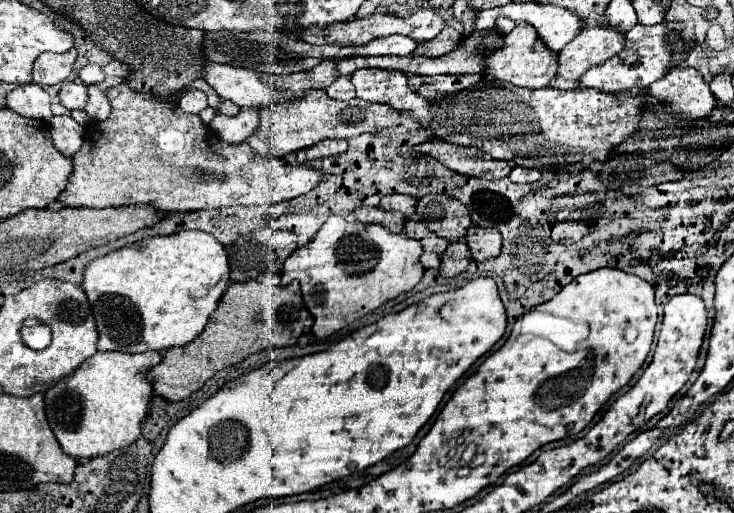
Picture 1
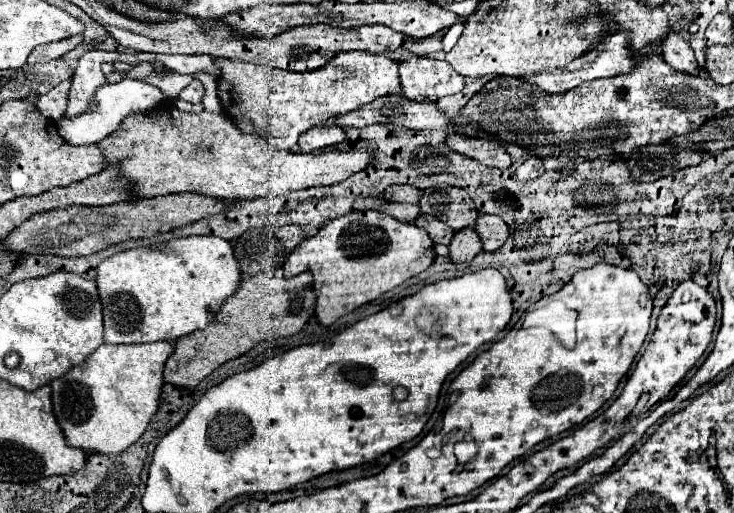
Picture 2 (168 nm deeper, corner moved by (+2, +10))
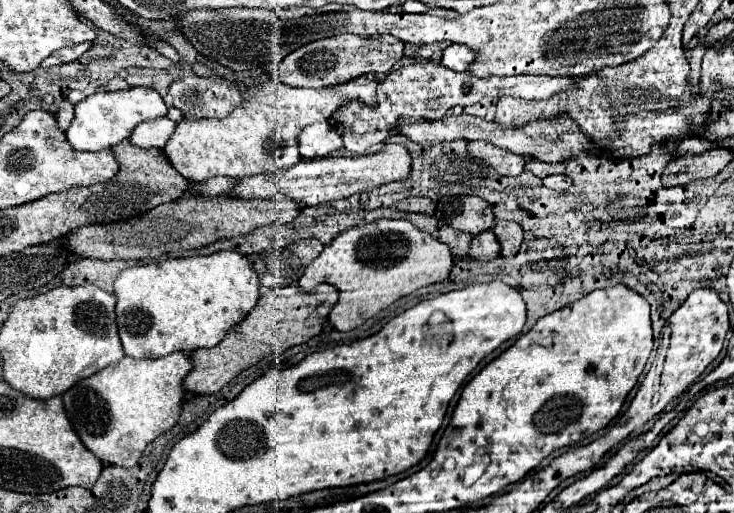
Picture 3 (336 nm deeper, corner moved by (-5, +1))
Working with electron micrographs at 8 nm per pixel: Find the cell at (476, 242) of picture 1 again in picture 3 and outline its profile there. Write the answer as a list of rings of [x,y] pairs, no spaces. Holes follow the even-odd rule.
[[[499,220],[493,232],[501,242],[501,256],[513,258],[519,252],[519,246],[523,242],[523,228],[513,220]]]

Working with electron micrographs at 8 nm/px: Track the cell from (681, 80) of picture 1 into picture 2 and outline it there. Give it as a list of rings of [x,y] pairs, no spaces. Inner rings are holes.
[[[672,31],[672,33],[668,35],[668,39],[664,41],[662,47],[664,47],[664,49],[662,49],[662,57],[664,57],[664,61],[666,61],[672,69],[676,69],[676,71],[680,71],[680,73],[696,75],[696,77],[700,75],[700,67],[698,67],[698,63],[696,63],[694,51],[690,49],[688,41],[686,41],[678,31]]]

